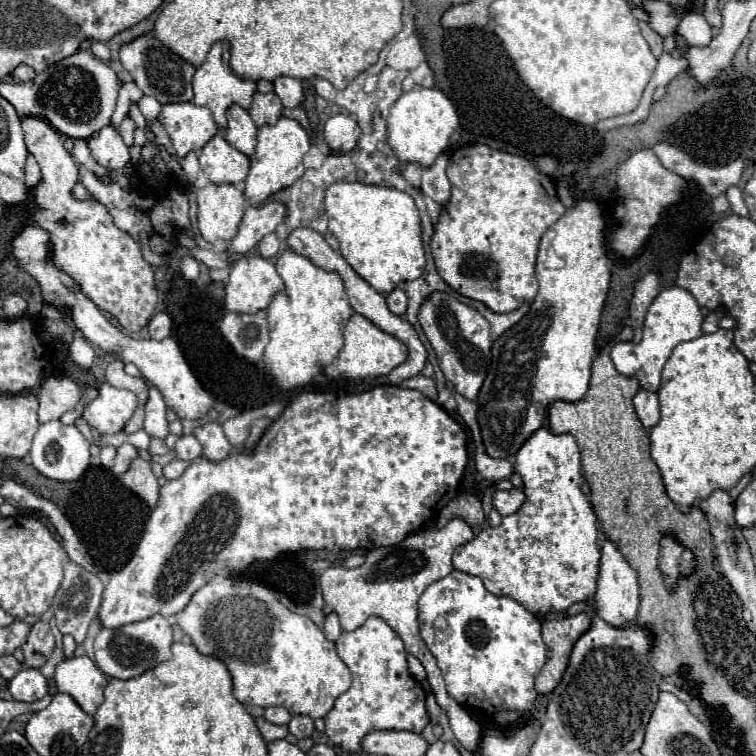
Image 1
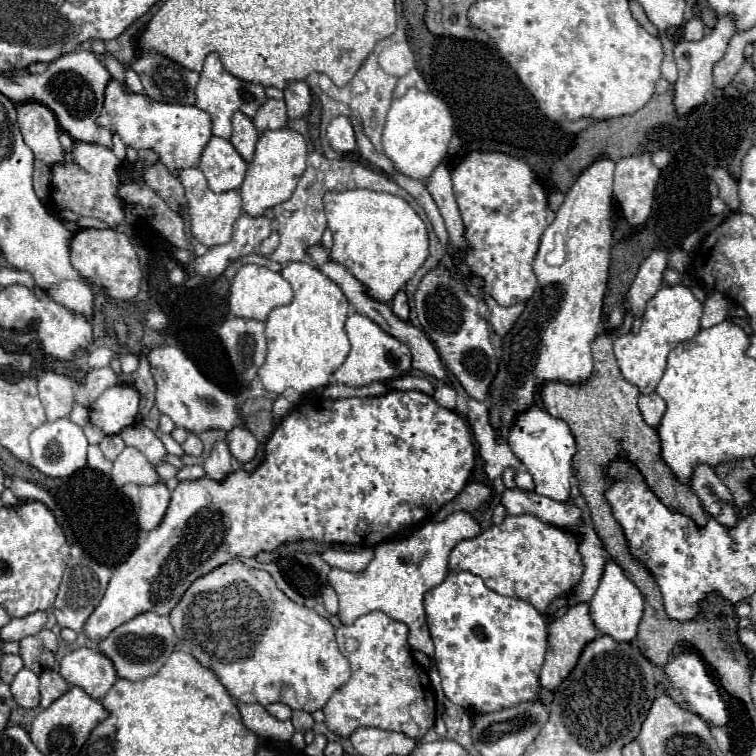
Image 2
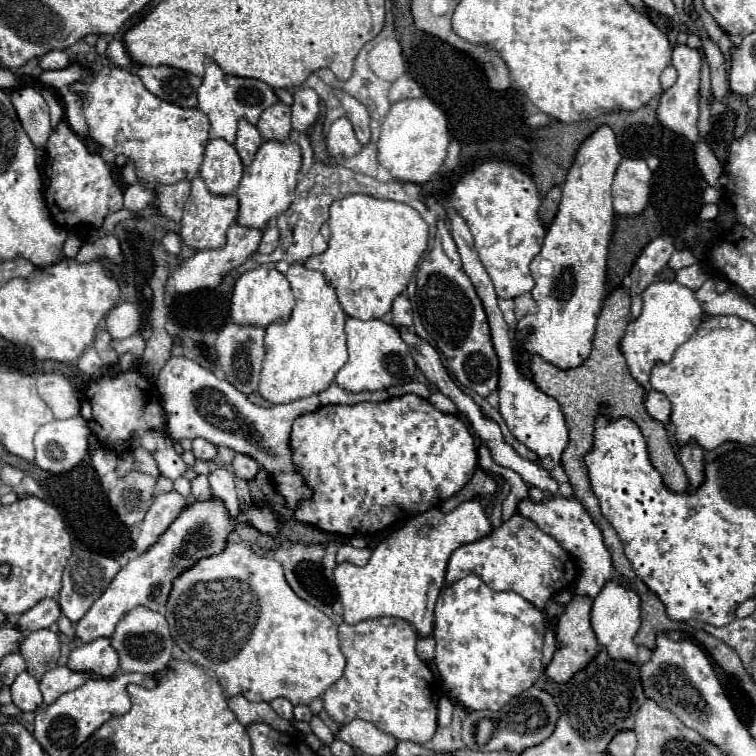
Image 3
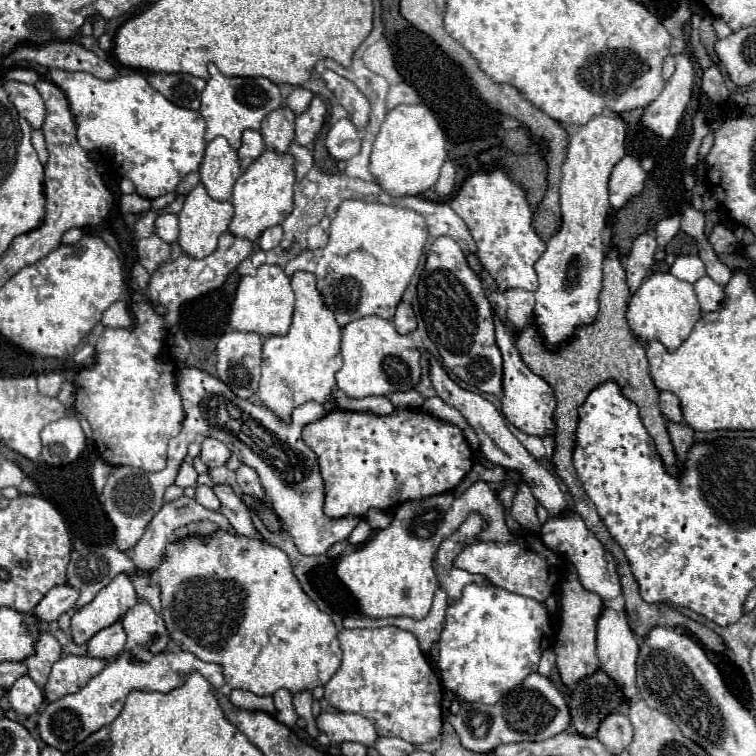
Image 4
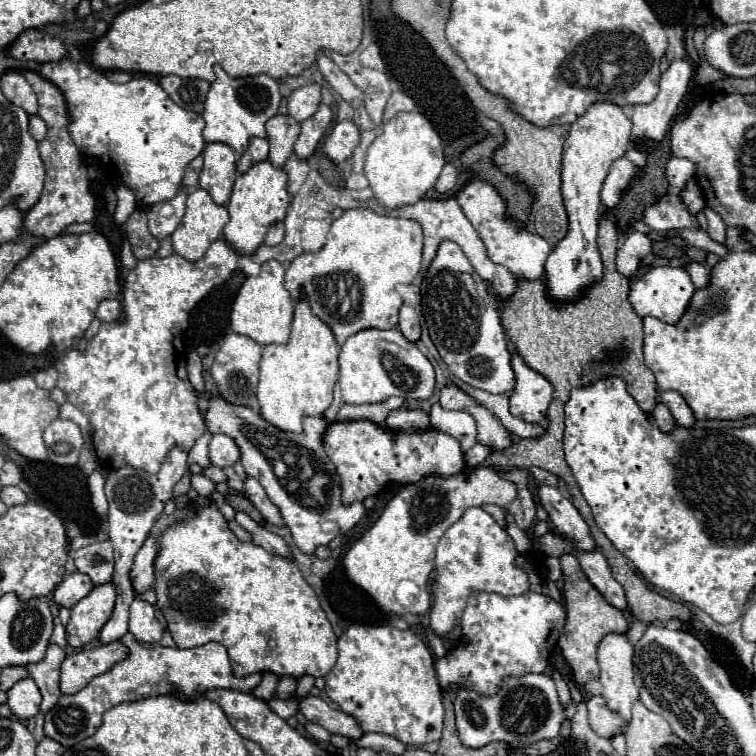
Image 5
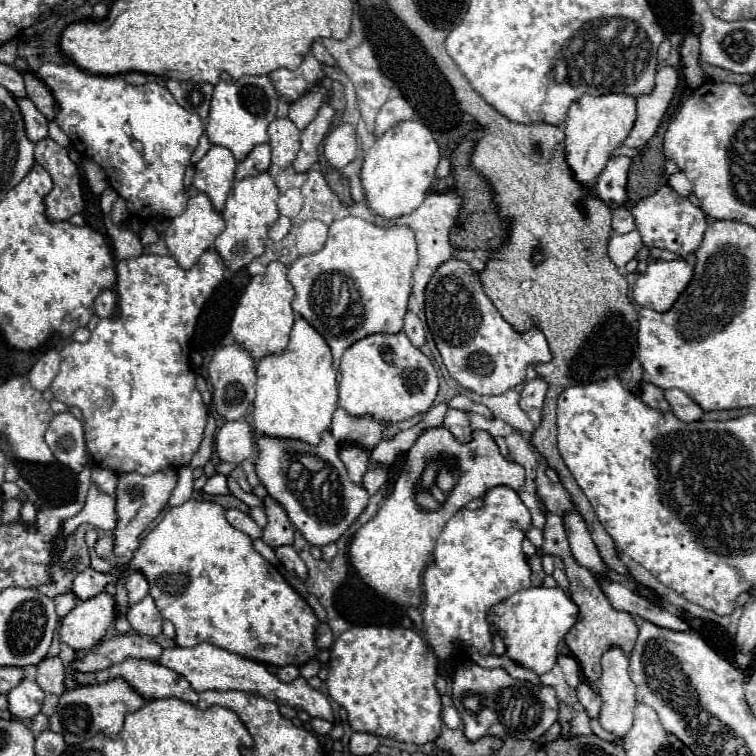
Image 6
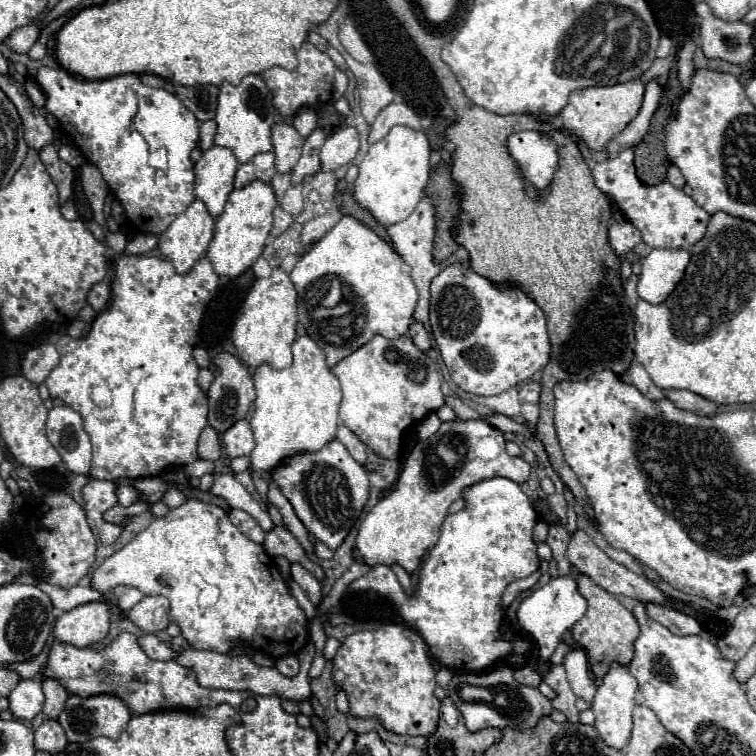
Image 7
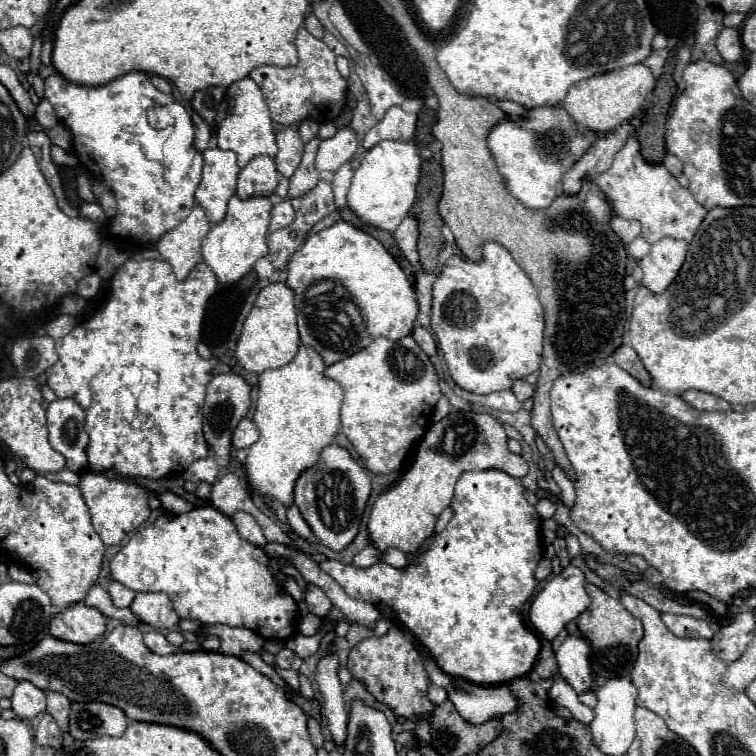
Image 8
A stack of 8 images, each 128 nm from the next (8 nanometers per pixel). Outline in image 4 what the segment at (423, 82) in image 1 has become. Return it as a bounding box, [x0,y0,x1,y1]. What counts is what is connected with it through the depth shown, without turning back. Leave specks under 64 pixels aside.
[354,76,446,198]

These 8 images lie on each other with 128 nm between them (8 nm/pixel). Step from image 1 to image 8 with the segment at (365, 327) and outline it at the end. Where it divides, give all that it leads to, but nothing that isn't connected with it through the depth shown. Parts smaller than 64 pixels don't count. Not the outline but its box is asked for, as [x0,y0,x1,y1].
[324,336,442,474]

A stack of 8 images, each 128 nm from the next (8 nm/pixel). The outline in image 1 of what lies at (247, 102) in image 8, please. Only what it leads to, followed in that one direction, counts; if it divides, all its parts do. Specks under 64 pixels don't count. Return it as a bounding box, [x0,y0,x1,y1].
[192,42,256,130]

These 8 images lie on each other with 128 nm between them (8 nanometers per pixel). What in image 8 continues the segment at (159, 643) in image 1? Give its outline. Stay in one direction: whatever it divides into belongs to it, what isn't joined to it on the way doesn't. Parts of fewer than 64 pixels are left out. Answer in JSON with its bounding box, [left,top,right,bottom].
[130,592,180,630]

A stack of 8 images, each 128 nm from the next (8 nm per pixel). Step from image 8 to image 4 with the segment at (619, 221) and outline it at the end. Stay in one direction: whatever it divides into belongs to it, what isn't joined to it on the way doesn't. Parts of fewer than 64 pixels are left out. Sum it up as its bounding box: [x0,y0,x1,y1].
[626,234,656,292]

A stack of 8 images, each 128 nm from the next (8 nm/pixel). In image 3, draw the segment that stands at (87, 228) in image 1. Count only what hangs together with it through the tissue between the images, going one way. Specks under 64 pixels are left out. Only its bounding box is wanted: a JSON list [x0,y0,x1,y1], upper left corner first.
[10,84,122,262]

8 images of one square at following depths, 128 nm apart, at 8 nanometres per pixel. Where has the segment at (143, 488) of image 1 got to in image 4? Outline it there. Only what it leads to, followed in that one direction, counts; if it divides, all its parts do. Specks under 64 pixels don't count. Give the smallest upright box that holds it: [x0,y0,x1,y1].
[132,496,236,574]

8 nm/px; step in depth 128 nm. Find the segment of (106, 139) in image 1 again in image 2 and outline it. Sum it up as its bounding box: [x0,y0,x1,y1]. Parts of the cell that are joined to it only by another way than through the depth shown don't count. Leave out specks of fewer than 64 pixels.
[52,142,124,228]

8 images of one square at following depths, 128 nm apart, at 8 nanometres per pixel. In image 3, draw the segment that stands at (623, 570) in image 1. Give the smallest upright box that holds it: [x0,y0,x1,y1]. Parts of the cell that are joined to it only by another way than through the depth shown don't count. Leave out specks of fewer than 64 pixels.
[592,582,640,664]

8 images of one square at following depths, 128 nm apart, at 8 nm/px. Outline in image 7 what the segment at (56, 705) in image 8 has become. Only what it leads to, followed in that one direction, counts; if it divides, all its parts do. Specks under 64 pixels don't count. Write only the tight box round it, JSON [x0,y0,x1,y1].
[42,678,68,718]

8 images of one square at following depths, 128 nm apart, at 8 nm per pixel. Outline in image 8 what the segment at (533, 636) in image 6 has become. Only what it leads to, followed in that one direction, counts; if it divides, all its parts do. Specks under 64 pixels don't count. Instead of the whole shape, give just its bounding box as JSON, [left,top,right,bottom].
[530,564,590,640]

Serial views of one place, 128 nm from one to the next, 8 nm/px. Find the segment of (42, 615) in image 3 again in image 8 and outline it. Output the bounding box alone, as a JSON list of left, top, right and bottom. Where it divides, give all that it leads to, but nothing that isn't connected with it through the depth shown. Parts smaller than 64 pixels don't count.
[110,506,298,640]

